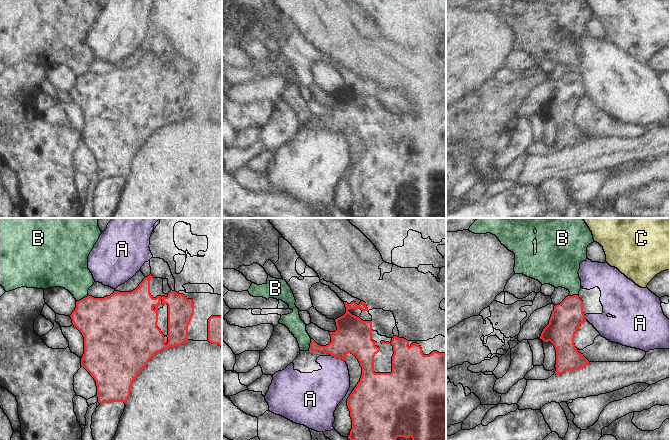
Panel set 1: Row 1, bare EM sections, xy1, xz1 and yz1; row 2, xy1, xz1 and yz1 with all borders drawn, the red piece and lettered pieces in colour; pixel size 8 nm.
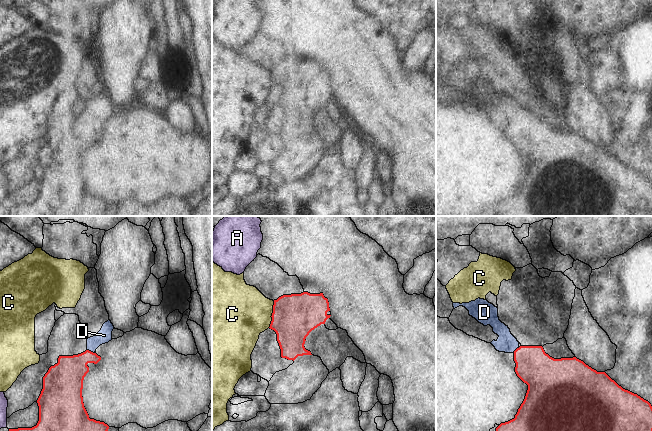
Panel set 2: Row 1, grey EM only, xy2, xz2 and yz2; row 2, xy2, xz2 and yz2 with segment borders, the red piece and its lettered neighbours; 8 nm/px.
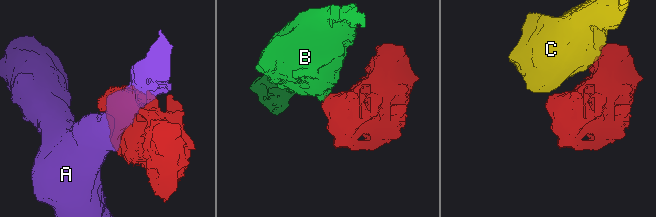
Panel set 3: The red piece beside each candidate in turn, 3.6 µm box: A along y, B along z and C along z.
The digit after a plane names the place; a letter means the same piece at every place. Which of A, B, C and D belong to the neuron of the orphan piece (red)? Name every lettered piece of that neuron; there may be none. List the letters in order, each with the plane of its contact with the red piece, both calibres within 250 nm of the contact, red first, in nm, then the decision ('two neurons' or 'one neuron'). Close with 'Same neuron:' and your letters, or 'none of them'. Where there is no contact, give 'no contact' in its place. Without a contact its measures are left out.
A: contact in xz1; calibres 280 and 300 nm; two neurons
B: contact in xz1; calibres 180 and 140 nm; two neurons
C: contact in xz2; calibres 360 and 460 nm; two neurons
D: contact in xy2; calibres 240 and 110 nm; one neuron
Same neuron: D

